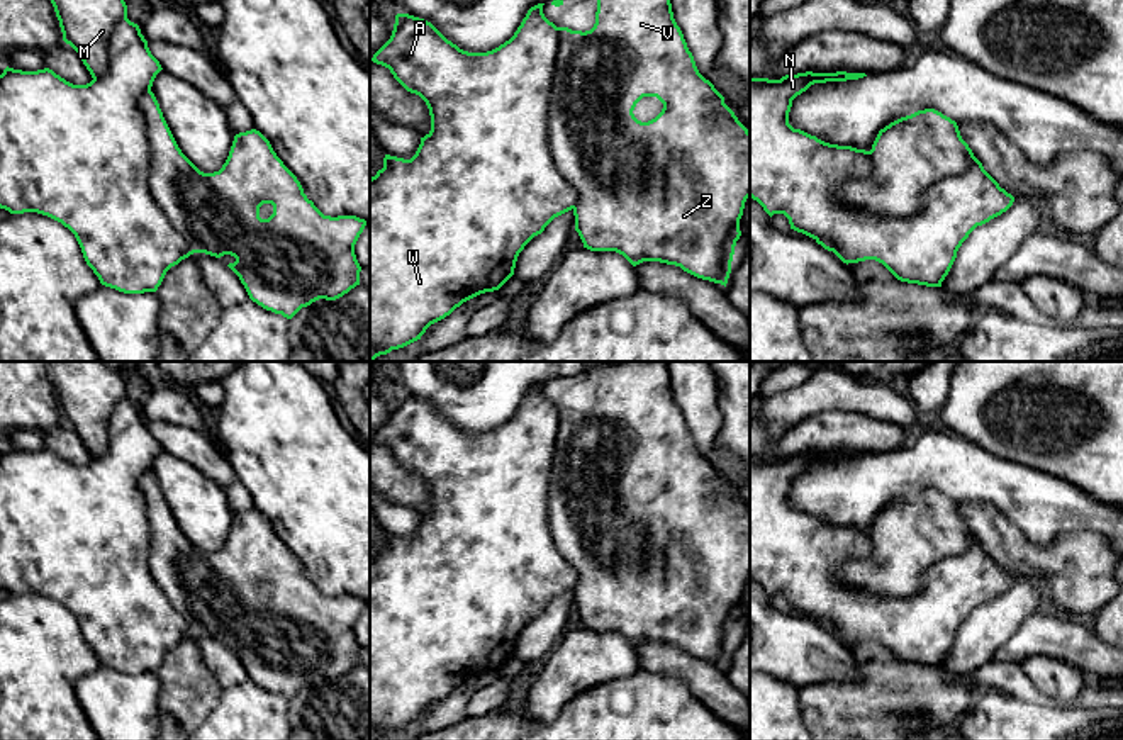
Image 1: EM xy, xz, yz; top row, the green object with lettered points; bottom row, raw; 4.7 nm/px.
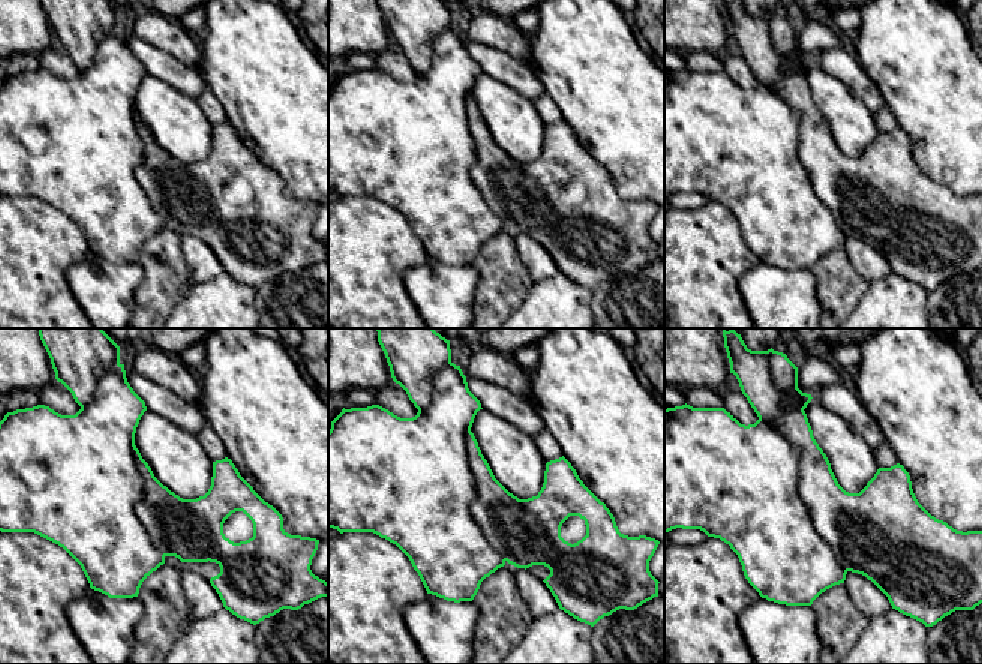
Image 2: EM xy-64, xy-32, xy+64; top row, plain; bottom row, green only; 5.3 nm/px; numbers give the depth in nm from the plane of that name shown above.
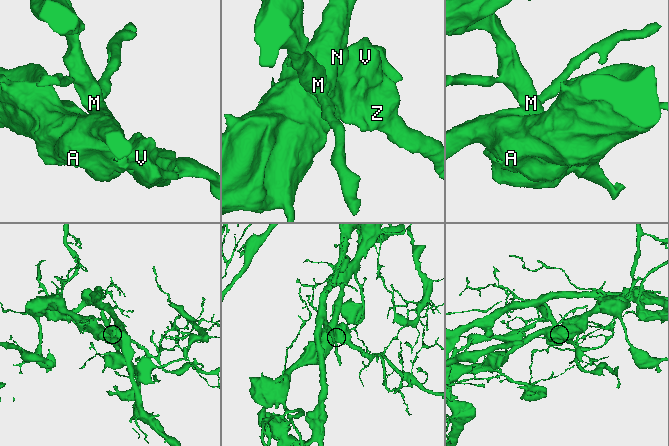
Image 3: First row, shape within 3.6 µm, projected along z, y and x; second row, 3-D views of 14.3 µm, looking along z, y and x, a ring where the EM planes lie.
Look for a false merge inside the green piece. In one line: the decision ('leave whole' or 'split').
split

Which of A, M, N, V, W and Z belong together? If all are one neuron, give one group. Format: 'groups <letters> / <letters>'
groups A N W / M V Z

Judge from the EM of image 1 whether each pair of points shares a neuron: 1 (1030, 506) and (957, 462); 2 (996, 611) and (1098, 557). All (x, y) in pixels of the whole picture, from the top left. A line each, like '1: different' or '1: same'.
1: same
2: different

